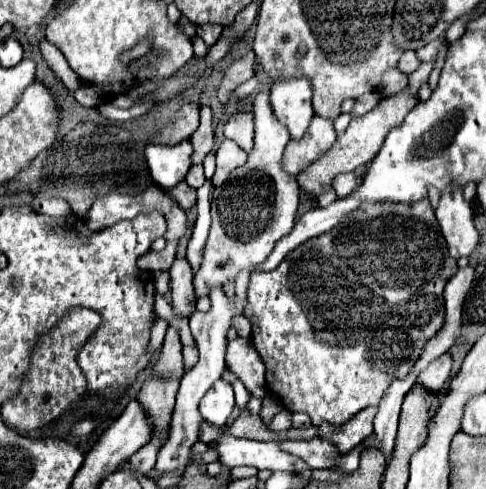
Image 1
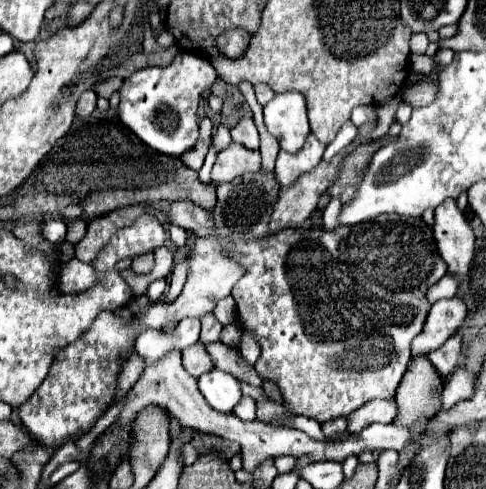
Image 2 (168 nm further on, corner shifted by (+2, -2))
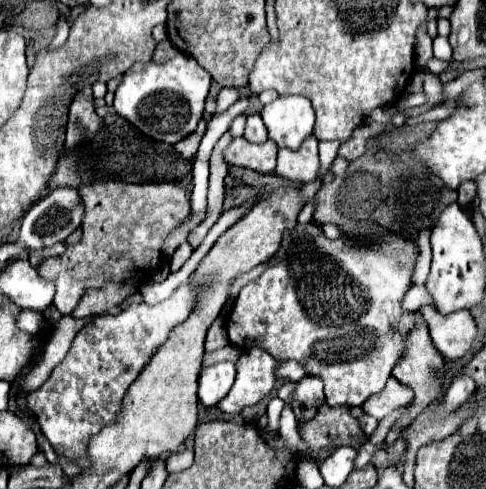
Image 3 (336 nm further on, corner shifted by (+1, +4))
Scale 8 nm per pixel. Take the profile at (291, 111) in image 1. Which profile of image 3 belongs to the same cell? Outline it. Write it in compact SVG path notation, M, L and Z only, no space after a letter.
M284 95L264 105L262 121L268 129L268 137L278 147L298 149L306 137L312 135L314 109L302 95Z

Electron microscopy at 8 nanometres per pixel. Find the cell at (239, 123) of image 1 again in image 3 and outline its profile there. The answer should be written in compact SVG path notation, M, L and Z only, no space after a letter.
M248 115L246 117L246 129L244 129L244 137L252 143L264 143L268 139L266 127L260 119L260 115Z

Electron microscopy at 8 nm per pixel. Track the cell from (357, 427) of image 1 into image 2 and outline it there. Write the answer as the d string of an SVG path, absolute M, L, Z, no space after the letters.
M375 399L375 401L365 403L363 407L359 407L357 411L353 411L347 417L347 421L349 421L347 431L355 433L371 423L393 423L395 417L397 417L395 399Z

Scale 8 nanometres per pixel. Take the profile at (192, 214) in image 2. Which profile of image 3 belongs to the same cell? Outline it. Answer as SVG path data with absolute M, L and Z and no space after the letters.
M302 223L292 231L286 231L280 249L268 259L262 275L242 287L226 323L228 337L234 345L258 345L278 361L294 359L302 363L308 369L306 375L324 381L326 403L332 407L360 407L370 395L380 393L406 349L408 333L398 333L394 329L398 329L400 317L406 313L402 299L412 287L412 273L420 255L420 247L414 239L400 233L380 229L380 225L370 227L374 233L372 239L342 235L334 241L330 241L314 223Z

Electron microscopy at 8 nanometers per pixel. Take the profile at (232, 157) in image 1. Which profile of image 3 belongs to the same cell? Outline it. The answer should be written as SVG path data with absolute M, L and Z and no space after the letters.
M236 137L224 149L224 161L228 165L246 167L258 173L272 173L276 167L276 153L278 153L278 147L274 141L256 145L246 141L244 137Z

